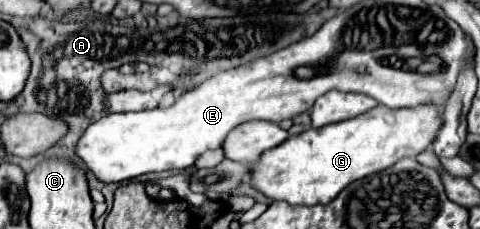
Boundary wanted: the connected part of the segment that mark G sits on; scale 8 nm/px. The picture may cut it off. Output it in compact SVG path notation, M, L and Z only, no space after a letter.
M376 106L374 110L350 118L346 122L336 122L334 126L324 128L308 128L306 132L298 136L290 136L286 142L276 146L274 150L266 150L258 162L248 164L250 168L250 184L262 192L264 196L272 200L286 200L290 206L314 206L314 204L328 204L332 202L348 184L376 174L380 170L386 170L388 166L394 166L402 158L414 158L416 154L430 148L436 132L440 128L440 116L438 108L434 106L416 106L416 108L386 108Z

